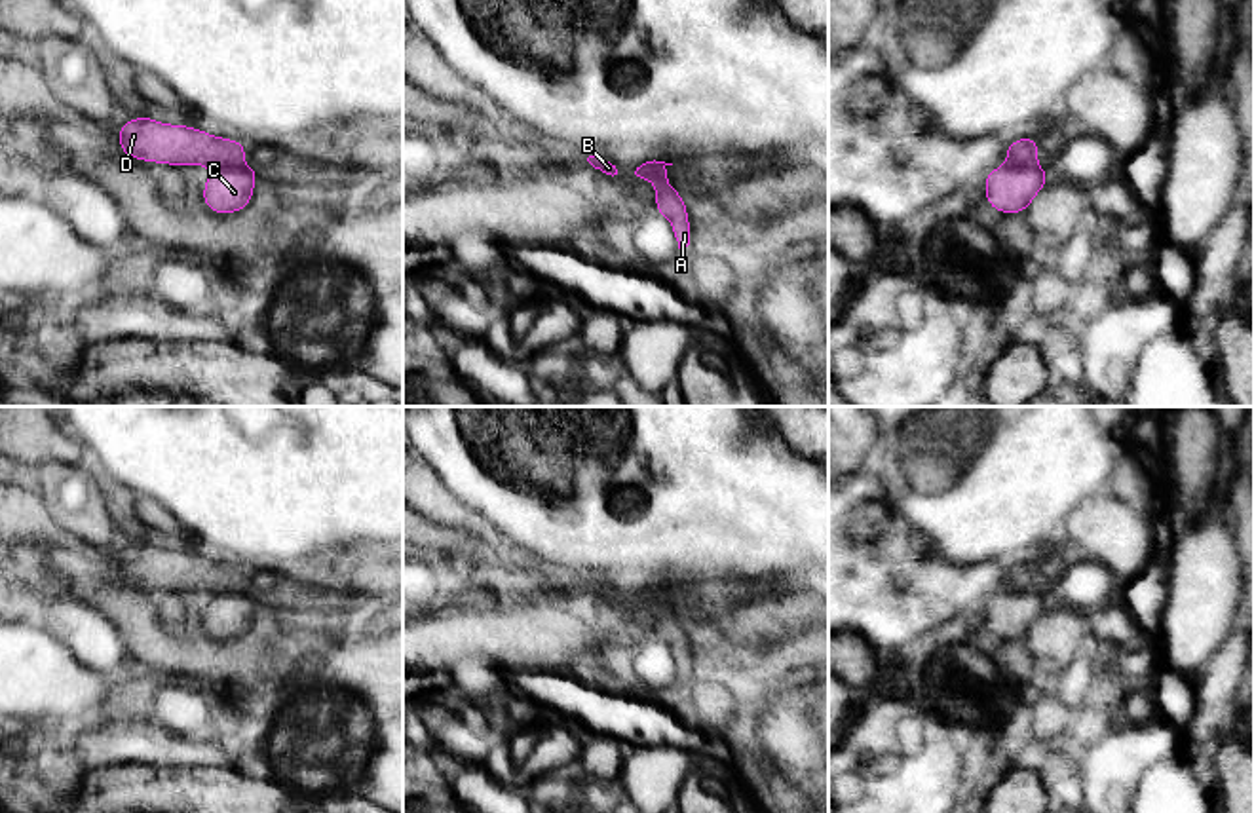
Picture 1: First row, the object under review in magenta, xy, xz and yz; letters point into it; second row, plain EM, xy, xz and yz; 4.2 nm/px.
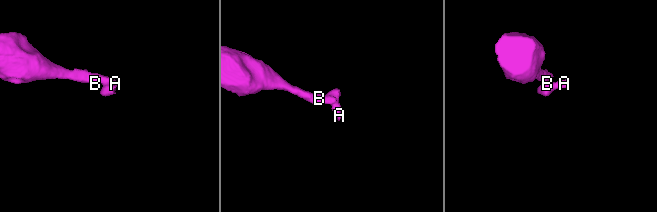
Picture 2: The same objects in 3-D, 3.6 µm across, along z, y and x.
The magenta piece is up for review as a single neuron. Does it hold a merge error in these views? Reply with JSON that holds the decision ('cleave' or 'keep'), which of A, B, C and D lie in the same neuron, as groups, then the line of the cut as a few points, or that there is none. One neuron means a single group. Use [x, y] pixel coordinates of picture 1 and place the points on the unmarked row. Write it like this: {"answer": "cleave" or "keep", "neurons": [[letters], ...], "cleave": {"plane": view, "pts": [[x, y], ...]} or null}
{"answer": "cleave", "neurons": [["A", "C"], ["B", "D"]], "cleave": {"plane": "xy", "pts": [[238, 589], [221, 589], [211, 595]]}}

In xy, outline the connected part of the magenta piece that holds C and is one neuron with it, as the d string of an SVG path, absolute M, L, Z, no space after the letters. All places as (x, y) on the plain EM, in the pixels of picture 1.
M220 591L211 595L203 614L203 627L215 638L236 638L249 631L256 595L247 591Z

